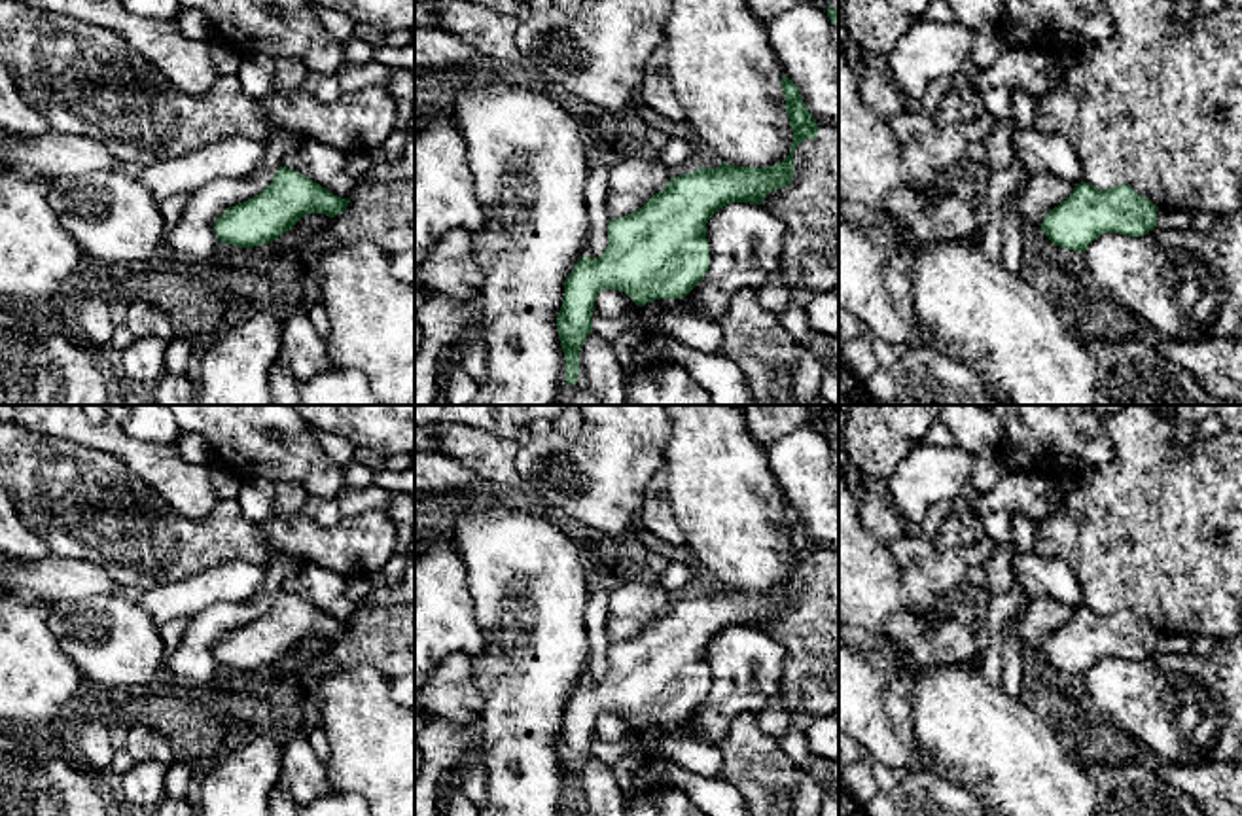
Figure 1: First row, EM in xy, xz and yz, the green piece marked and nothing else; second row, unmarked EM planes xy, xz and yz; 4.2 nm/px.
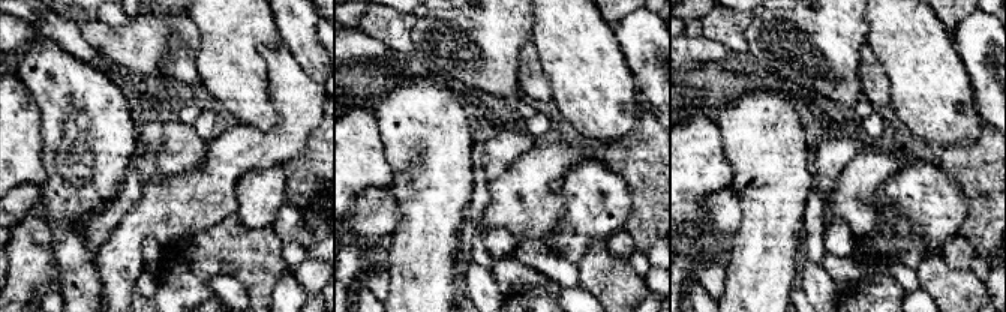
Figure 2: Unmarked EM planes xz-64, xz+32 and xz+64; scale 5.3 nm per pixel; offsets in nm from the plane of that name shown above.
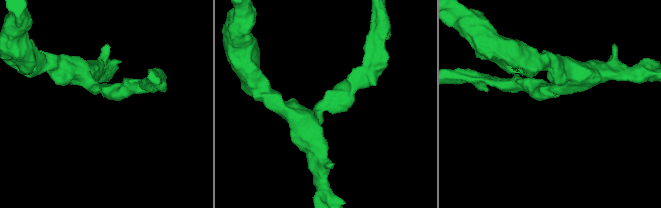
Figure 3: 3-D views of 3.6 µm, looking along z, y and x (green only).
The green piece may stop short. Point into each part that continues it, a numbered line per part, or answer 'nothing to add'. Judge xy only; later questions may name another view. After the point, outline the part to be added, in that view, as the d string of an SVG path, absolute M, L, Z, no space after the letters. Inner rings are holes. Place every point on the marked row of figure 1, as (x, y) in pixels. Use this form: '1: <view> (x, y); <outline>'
nothing to add

